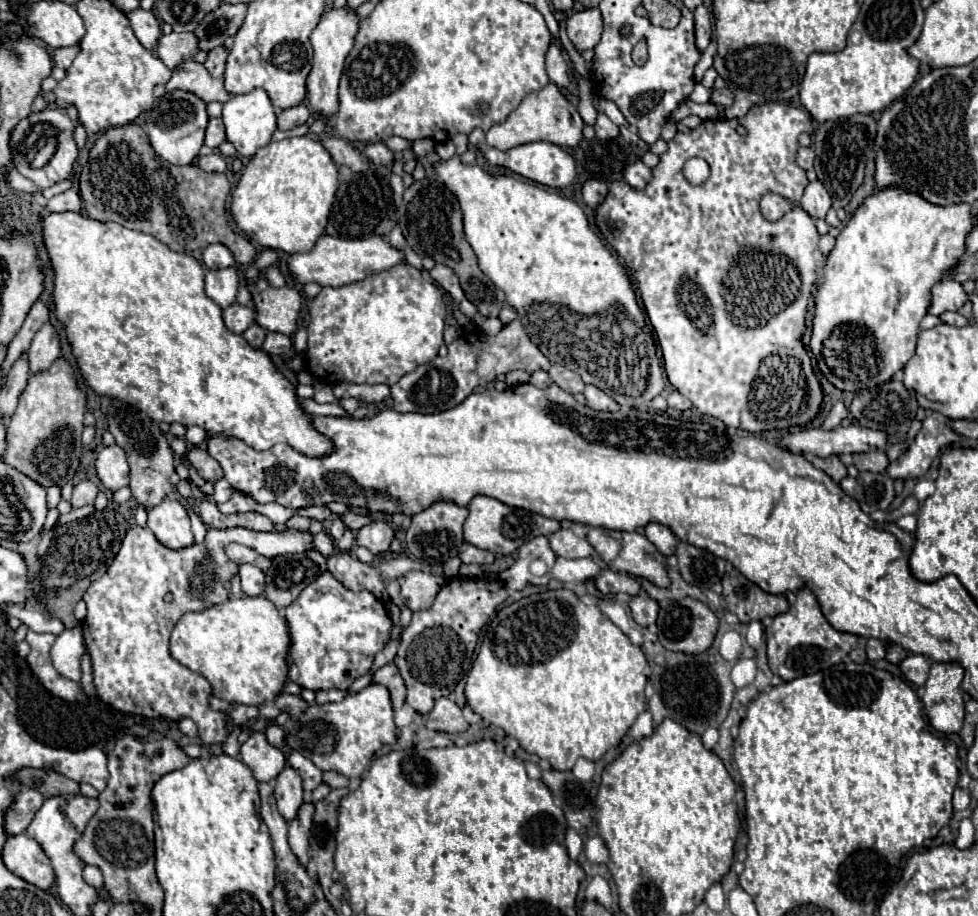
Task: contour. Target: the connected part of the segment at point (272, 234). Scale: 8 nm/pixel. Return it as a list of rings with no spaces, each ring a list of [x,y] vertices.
[[[284,138],[260,148],[242,170],[240,182],[232,194],[232,216],[242,232],[264,248],[282,250],[286,254],[306,252],[314,248],[314,242],[324,234],[330,210],[338,190],[338,166],[322,142],[312,138]]]

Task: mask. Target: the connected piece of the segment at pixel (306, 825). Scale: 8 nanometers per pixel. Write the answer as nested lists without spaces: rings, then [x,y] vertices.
[[[304,804],[298,812],[298,816],[290,822],[290,832],[288,832],[288,842],[292,852],[296,854],[300,866],[308,866],[310,862],[310,844],[308,844],[308,834],[312,826],[312,814],[314,814],[314,804]]]

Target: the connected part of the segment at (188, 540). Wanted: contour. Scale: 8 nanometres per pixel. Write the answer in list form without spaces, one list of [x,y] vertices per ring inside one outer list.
[[[166,496],[158,506],[150,508],[146,528],[150,528],[156,534],[156,538],[168,548],[176,550],[194,544],[190,518],[180,500],[176,498]]]

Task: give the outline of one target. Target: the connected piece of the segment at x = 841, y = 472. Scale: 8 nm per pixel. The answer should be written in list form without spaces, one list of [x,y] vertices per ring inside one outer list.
[[[812,456],[810,462],[812,462],[818,470],[826,472],[834,482],[840,482],[840,480],[848,474],[848,472],[846,472],[846,466],[840,462],[838,456],[830,456],[830,458],[816,458],[816,456]]]

